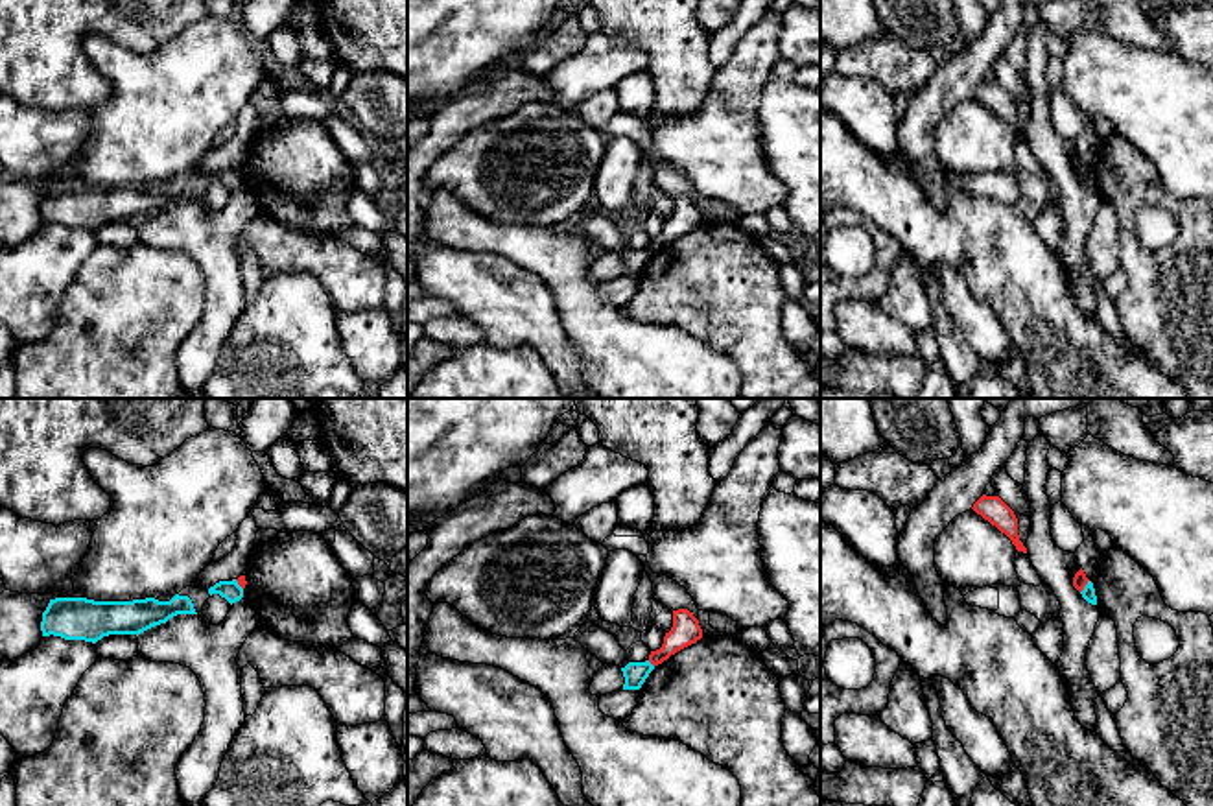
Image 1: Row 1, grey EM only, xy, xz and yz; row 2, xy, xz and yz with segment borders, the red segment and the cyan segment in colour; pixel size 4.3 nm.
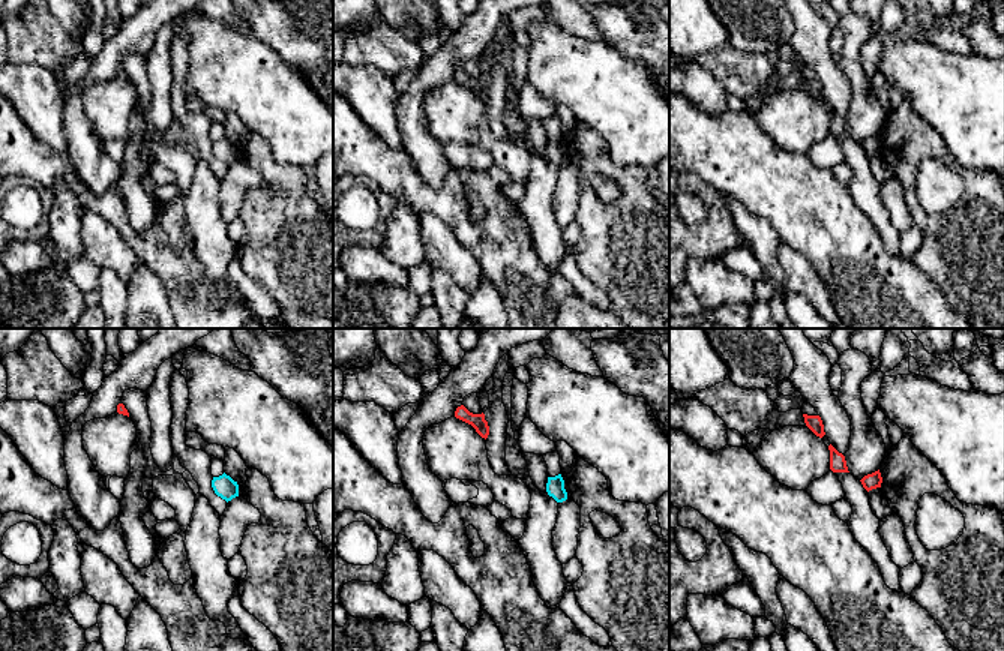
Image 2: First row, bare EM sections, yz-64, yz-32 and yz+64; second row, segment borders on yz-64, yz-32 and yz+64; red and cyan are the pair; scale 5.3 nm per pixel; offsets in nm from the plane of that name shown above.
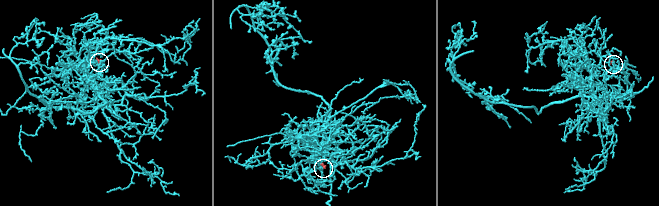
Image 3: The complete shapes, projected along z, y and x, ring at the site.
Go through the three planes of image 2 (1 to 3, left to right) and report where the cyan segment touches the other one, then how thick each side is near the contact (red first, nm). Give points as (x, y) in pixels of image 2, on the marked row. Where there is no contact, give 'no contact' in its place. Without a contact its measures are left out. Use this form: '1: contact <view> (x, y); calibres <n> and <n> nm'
1: no contact
2: no contact
3: no contact

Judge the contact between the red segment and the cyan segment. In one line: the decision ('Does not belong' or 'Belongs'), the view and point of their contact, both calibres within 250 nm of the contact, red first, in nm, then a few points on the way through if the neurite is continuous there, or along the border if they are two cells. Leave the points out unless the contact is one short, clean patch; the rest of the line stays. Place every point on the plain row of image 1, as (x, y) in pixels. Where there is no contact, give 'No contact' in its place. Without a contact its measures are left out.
Does not belong. Touches red at yz (1084, 172). Thickness 60 nm (red) against 60 nm. Boundary: yz (1088, 166), (1081, 179)

